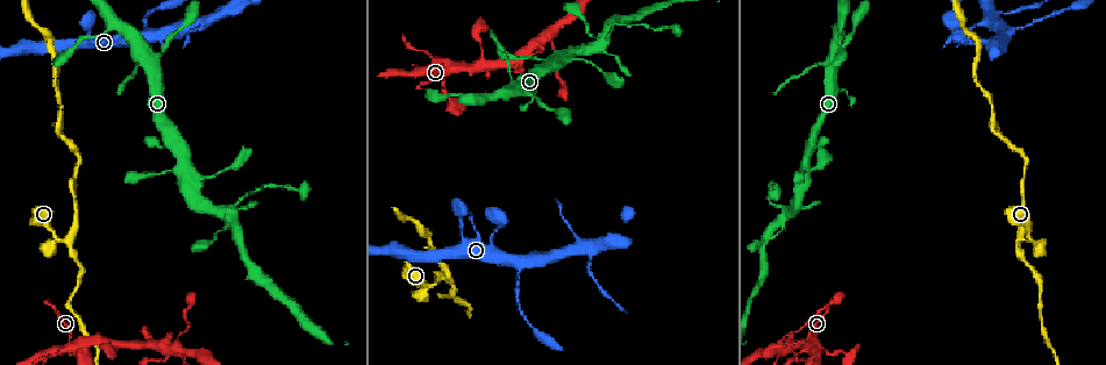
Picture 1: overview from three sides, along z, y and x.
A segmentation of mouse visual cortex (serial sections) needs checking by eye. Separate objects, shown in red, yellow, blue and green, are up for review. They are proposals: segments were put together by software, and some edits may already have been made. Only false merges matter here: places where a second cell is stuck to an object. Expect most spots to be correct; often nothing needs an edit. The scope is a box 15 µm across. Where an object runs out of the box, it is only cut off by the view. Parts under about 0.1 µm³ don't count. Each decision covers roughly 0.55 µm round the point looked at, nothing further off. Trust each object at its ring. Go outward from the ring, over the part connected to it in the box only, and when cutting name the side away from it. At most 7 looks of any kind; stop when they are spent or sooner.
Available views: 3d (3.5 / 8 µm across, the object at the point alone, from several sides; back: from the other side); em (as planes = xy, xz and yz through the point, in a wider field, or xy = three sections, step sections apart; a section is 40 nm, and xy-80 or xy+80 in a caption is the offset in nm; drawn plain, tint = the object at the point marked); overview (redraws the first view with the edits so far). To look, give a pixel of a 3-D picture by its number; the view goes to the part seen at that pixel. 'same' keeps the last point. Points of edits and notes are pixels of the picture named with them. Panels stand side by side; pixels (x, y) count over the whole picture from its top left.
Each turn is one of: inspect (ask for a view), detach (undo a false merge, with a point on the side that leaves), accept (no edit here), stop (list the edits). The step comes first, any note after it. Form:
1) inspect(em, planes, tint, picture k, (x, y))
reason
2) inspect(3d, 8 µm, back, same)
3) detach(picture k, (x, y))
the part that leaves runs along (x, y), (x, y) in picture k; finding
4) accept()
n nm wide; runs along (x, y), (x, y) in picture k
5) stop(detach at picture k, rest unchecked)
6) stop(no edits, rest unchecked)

inspect(3d, 3.5 µm, picture 1, (1005, 33))
arms part here

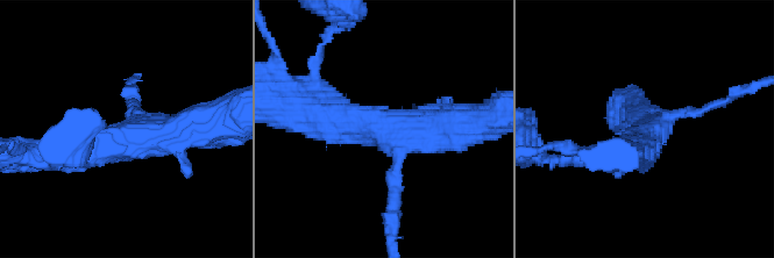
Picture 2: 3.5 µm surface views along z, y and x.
inspect(em, xy, step 2, tint, picture 2, (394, 130))
now the EM

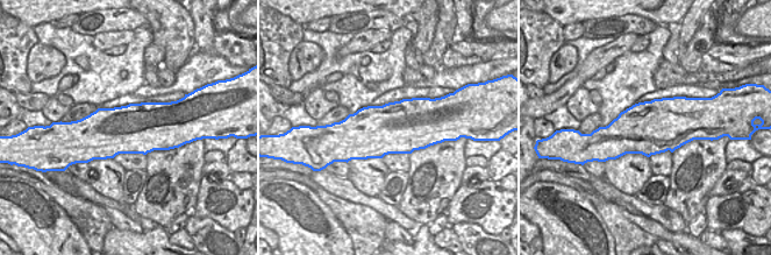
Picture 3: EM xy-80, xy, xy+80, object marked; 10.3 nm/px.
accept()
runs along (58, 152), (147, 142), (208, 124) in picture 2; continuous, no second cell

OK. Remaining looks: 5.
inspect(3d, 3.5 µm, back, picture 1, (53, 242))
thick turns thin

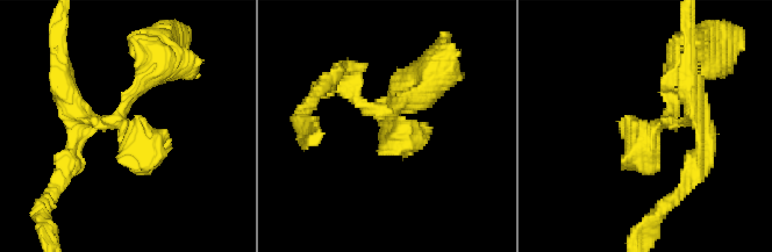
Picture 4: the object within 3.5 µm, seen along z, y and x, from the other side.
inspect(em, xy, step 5, tint, picture 4, (390, 125))

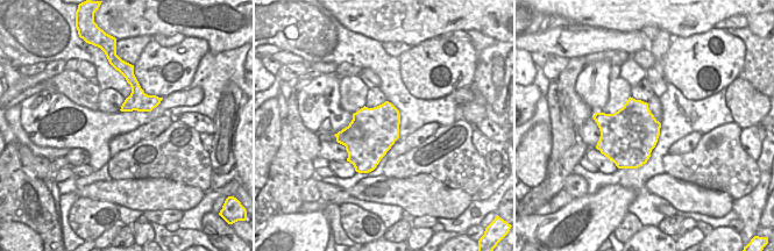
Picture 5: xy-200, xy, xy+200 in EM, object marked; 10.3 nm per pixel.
accept()
500 nm wide; runs along (676, 78), (670, 114), (640, 146), (655, 171) in picture 4; all the same cell

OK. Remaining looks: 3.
inspect(3d, 3.5 µm, picture 1, (445, 63))
looks like a crossing

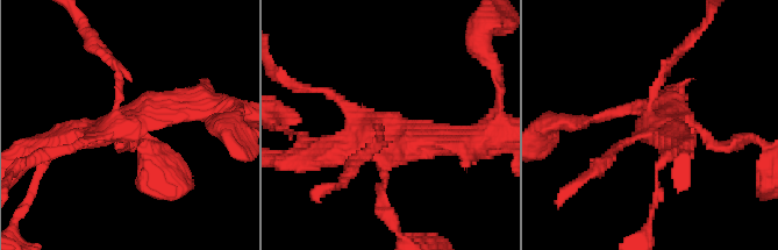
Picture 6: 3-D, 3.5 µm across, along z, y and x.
inspect(em, xy, step 2, tint, picture 6, (119, 121))
shape alone is not enough

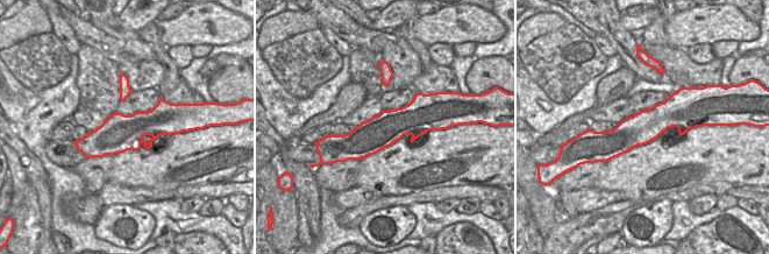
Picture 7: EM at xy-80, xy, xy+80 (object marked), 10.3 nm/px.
accept()
runs along (435, 119), (336, 138) in picture 7; one cell here

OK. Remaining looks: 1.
stop(no edits, rest unchecked)

